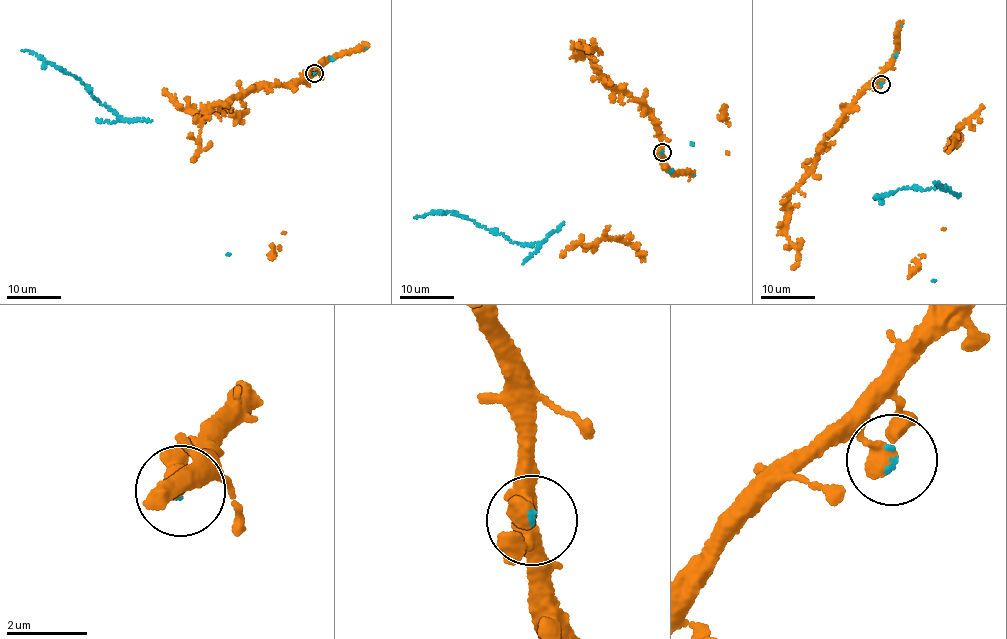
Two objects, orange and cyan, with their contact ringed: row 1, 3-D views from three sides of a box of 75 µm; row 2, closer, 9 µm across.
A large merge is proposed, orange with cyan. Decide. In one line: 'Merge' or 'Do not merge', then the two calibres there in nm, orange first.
Merge. Thickness 480 nm (orange) against 80 nm

